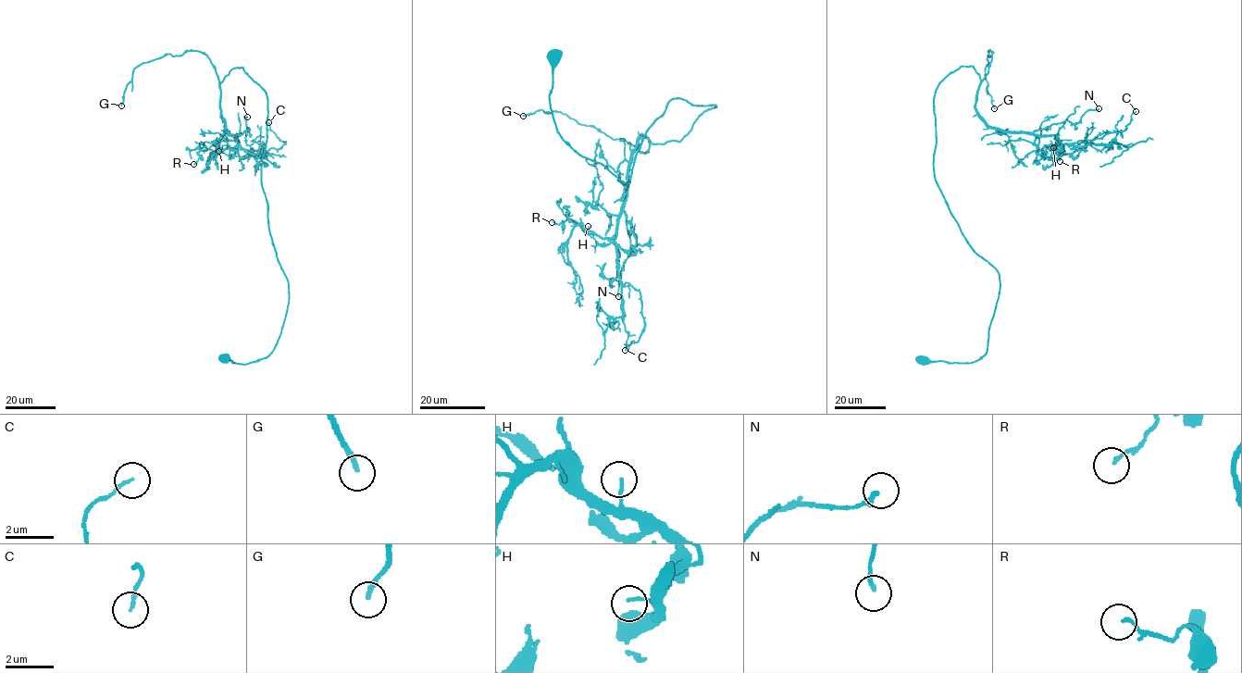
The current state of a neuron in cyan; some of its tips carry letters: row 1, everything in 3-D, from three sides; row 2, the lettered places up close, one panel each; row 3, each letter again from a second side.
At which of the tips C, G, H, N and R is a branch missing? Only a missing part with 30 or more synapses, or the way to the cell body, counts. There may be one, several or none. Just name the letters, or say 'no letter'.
G

